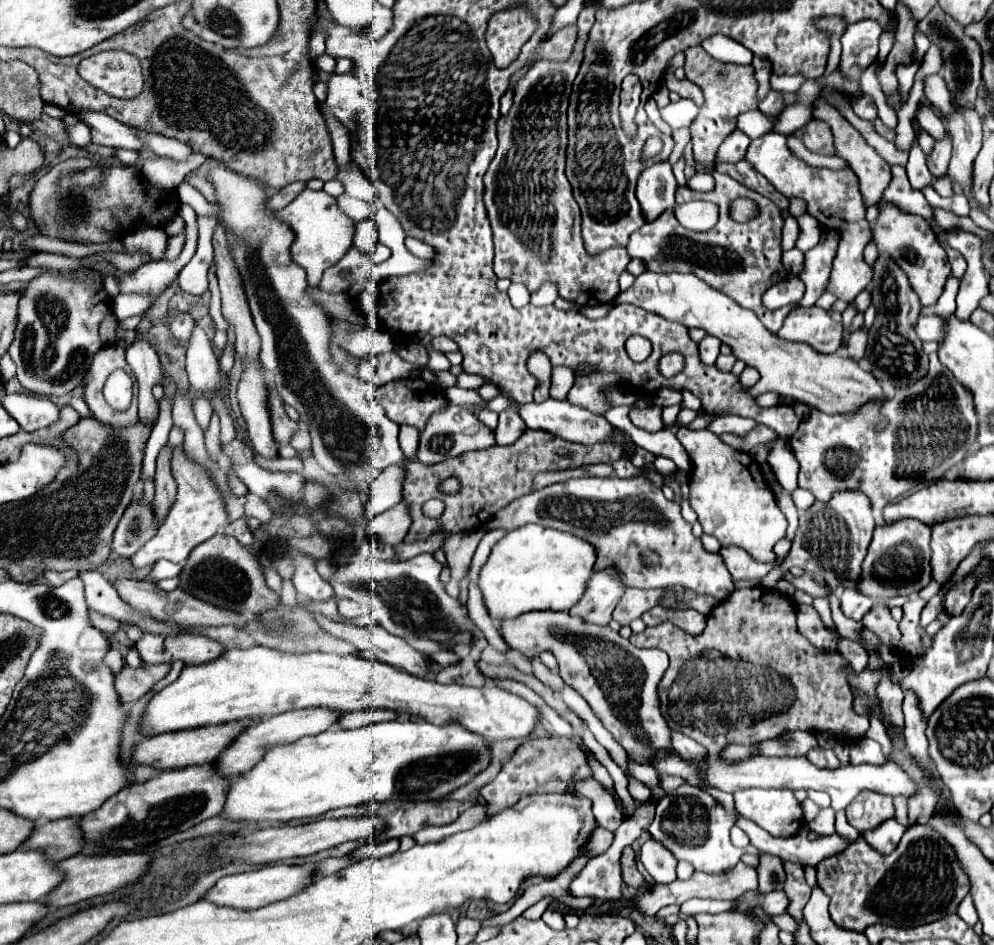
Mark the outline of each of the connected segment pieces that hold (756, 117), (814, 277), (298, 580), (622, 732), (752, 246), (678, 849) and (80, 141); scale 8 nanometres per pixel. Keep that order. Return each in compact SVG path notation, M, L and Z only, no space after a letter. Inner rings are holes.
M762 111L742 113L738 117L738 129L744 131L750 139L756 139L756 137L762 137L766 133L772 133L776 121L778 121L778 115L766 115Z
M824 231L820 243L804 255L806 269L804 269L804 275L800 275L800 279L806 285L806 293L804 293L799 305L814 305L818 301L818 297L826 291L836 245L838 245L836 233Z
M298 557L292 583L300 595L304 595L312 601L328 601L334 597L332 585L318 575L316 563L308 557Z
M530 611L522 617L502 621L502 635L504 641L512 647L522 651L526 657L534 657L540 651L552 651L560 665L560 677L566 685L576 689L592 707L596 717L602 721L602 725L614 735L616 743L620 743L628 757L634 763L650 765L650 759L658 751L670 751L672 749L672 729L664 721L660 713L658 693L656 687L660 679L664 677L668 669L668 655L660 649L638 649L628 639L620 637L620 633L614 633L610 627L602 629L598 625L586 625L584 621L578 621L578 617L570 617L566 611Z
M716 171L716 187L708 193L698 193L698 191L692 191L688 187L676 189L676 203L686 203L686 201L692 201L692 199L712 201L712 203L718 205L720 219L712 229L690 231L690 229L686 229L678 223L678 219L674 217L672 211L666 211L658 217L658 221L644 225L642 229L638 229L630 235L628 255L632 259L638 257L646 265L648 271L670 267L670 269L678 269L678 271L684 269L688 273L694 273L696 277L700 277L710 287L732 297L738 305L752 309L768 331L778 333L784 317L794 309L794 305L788 305L788 307L782 307L782 309L776 309L776 311L768 311L762 305L762 295L768 287L772 287L774 283L782 281L788 275L786 269L782 267L782 261L780 261L780 257L782 257L780 233L782 233L782 227L784 227L784 219L780 215L780 209L768 197L740 185L732 177L722 175L718 171ZM736 197L754 199L760 207L760 215L754 221L748 221L748 223L732 221L730 215L728 215L728 205Z
M682 787L658 801L656 817L648 831L654 841L662 843L678 861L688 861L694 871L720 875L734 869L744 853L730 843L732 823L734 817L714 797L698 787Z
M78 121L78 123L68 131L68 135L70 135L70 141L72 141L76 147L88 147L88 145L92 145L90 127L84 125L82 121Z

